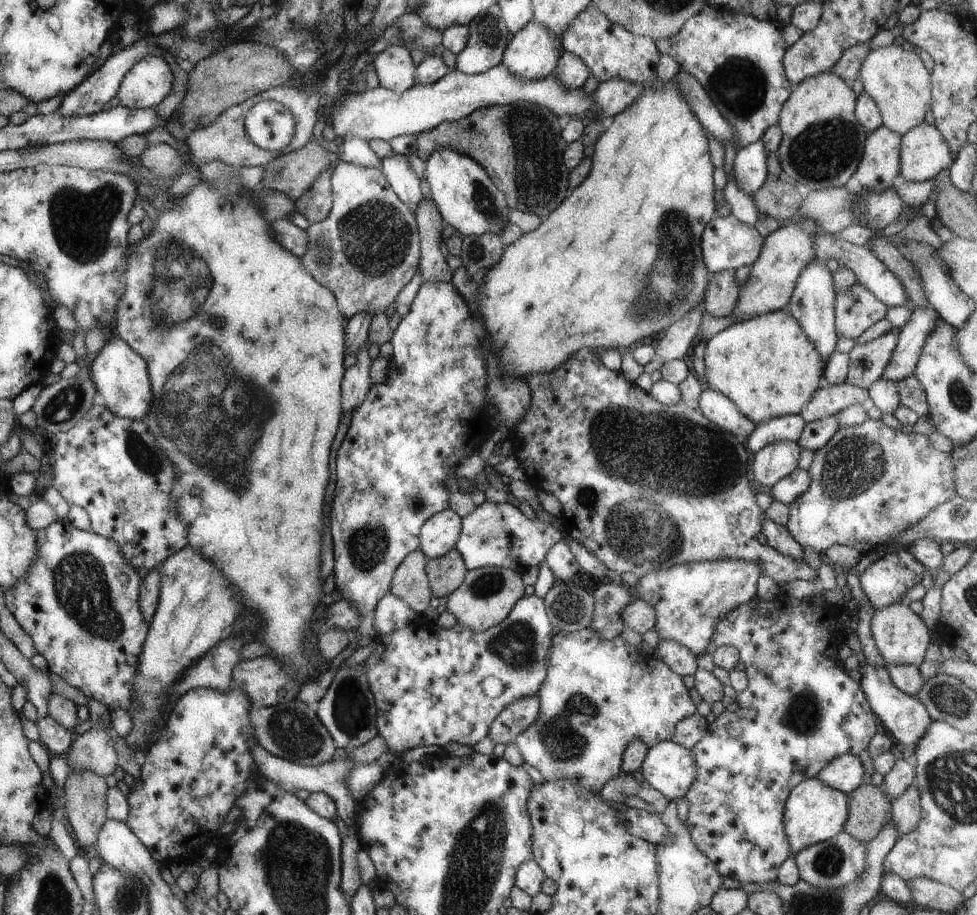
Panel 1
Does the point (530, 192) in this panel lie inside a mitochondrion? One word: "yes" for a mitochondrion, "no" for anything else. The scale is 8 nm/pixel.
yes

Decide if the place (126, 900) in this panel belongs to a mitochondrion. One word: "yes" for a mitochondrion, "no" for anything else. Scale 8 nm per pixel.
yes

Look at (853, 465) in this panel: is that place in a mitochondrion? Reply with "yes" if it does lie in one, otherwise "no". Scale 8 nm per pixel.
yes

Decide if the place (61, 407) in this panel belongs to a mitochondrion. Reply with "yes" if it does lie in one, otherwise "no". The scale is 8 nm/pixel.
yes

